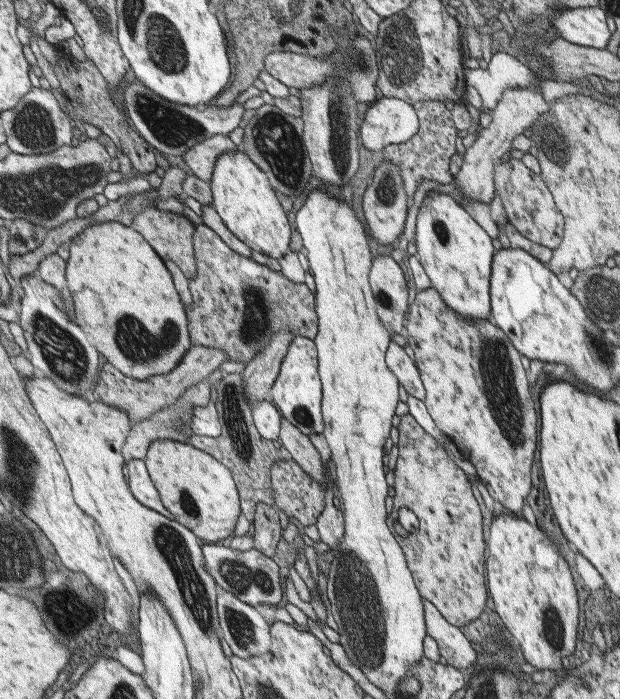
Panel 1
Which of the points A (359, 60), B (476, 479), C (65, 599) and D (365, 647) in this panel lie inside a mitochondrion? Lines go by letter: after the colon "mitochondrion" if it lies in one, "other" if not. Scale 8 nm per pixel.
A: mitochondrion
B: other
C: other
D: mitochondrion

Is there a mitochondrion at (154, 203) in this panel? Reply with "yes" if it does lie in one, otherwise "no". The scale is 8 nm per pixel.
no

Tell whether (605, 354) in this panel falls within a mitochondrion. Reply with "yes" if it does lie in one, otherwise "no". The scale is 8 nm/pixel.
yes

